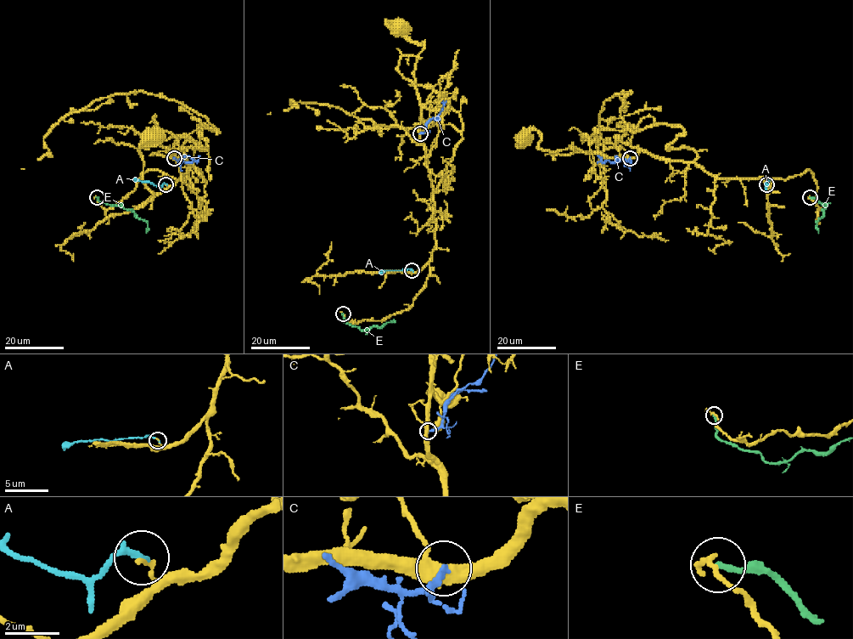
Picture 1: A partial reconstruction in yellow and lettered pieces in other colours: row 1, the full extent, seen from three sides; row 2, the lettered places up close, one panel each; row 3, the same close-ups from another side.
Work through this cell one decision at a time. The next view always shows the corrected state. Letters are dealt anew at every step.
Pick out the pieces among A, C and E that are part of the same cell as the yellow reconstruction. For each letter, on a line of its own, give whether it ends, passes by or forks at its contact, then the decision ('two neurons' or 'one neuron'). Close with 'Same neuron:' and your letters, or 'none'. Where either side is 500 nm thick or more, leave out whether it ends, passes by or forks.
A: it ends | two neurons
C: it ends | two neurons
E: it ends | two neurons
Same neuron: none

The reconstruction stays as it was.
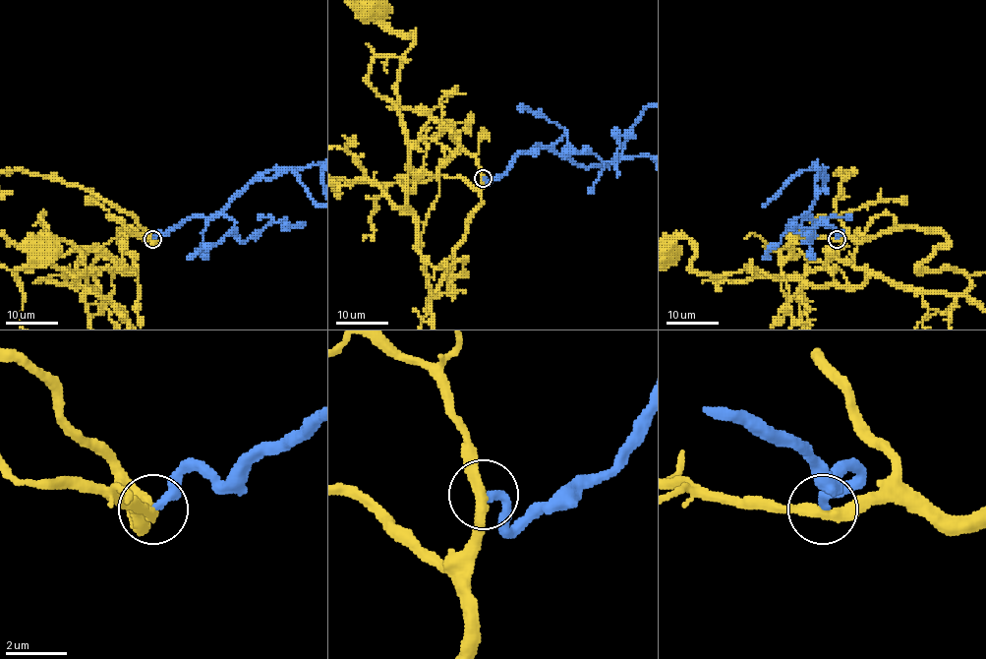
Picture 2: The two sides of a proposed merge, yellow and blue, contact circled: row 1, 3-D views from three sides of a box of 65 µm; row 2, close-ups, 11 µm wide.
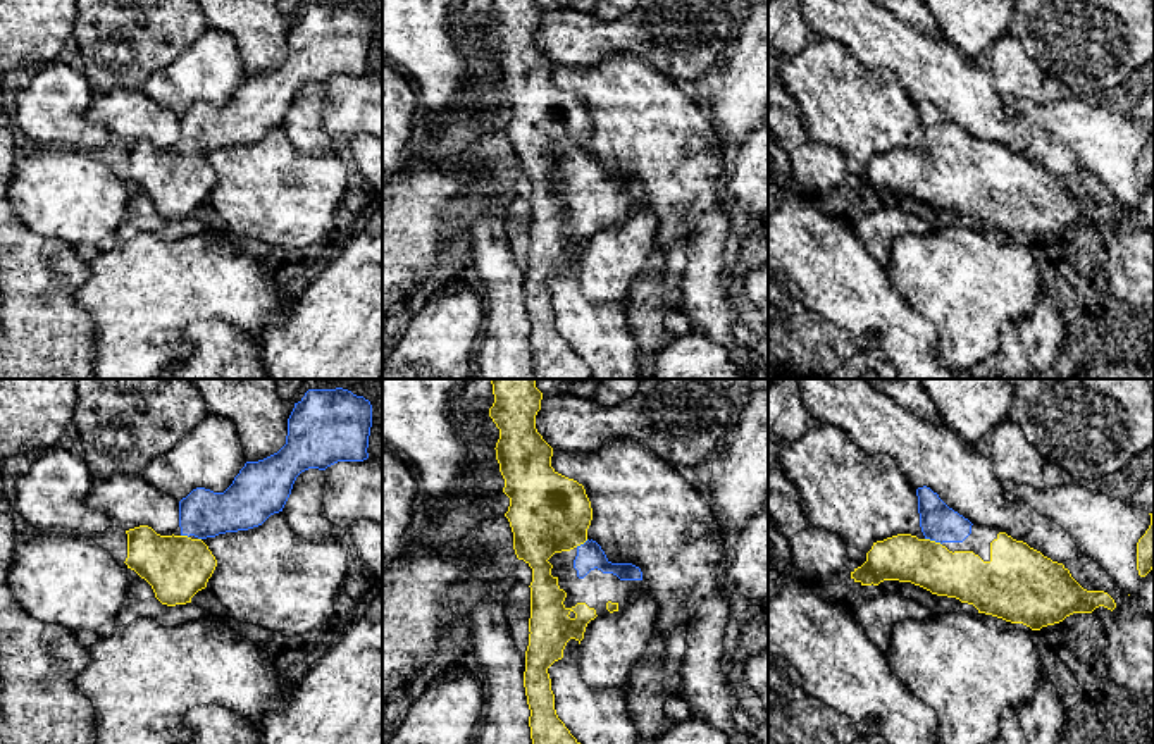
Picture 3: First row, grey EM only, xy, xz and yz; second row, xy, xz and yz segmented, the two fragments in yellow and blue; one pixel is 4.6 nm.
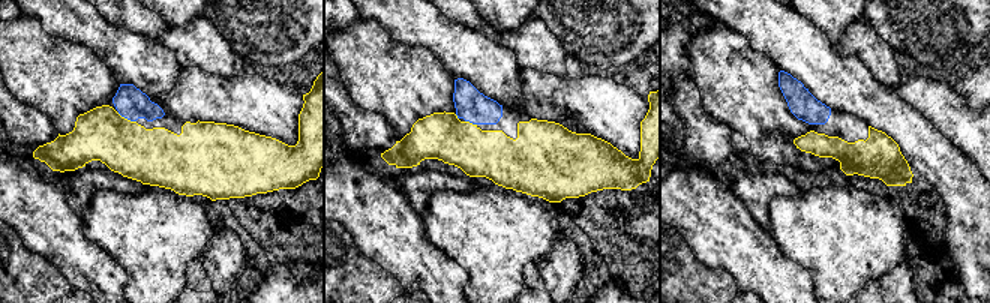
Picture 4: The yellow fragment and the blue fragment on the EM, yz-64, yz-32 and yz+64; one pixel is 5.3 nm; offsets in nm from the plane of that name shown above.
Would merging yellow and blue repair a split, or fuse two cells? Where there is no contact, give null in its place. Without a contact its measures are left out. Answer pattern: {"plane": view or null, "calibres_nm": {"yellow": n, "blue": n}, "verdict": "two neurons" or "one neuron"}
{"plane": "yz", "calibres_nm": {"yellow": 220, "blue": 170}, "verdict": "one neuron"}

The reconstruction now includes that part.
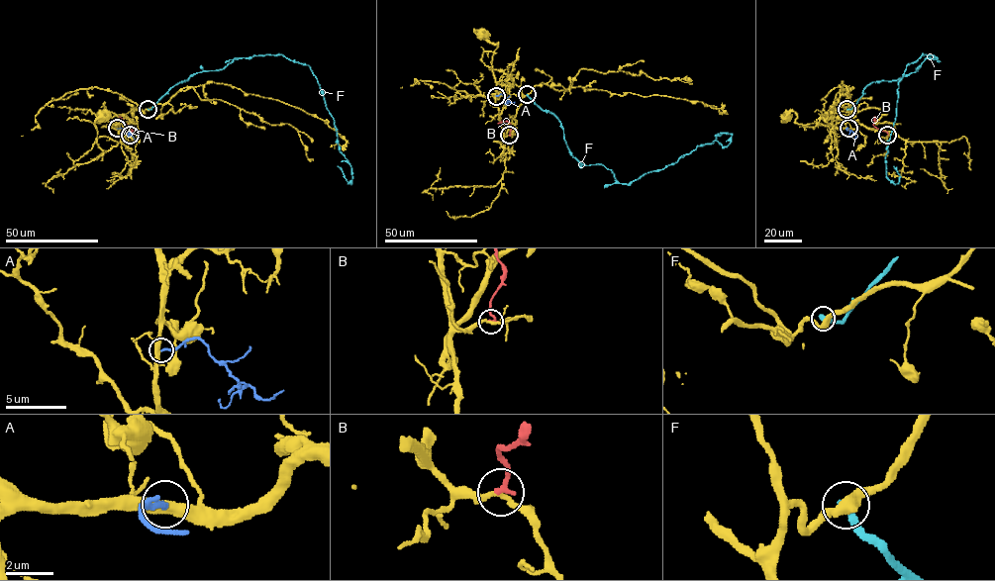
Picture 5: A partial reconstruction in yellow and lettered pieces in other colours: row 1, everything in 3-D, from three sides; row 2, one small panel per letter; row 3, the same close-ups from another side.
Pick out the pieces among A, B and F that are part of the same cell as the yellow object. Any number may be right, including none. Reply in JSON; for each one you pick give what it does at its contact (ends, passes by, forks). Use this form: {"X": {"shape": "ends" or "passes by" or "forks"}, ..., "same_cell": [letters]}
{"A": {"shape": "ends"}, "same_cell": ["A"]}

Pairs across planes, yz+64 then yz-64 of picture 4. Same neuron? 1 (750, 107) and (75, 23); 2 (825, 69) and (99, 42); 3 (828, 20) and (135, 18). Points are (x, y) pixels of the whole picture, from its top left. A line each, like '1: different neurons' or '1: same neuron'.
1: different neurons
2: same neuron
3: different neurons

